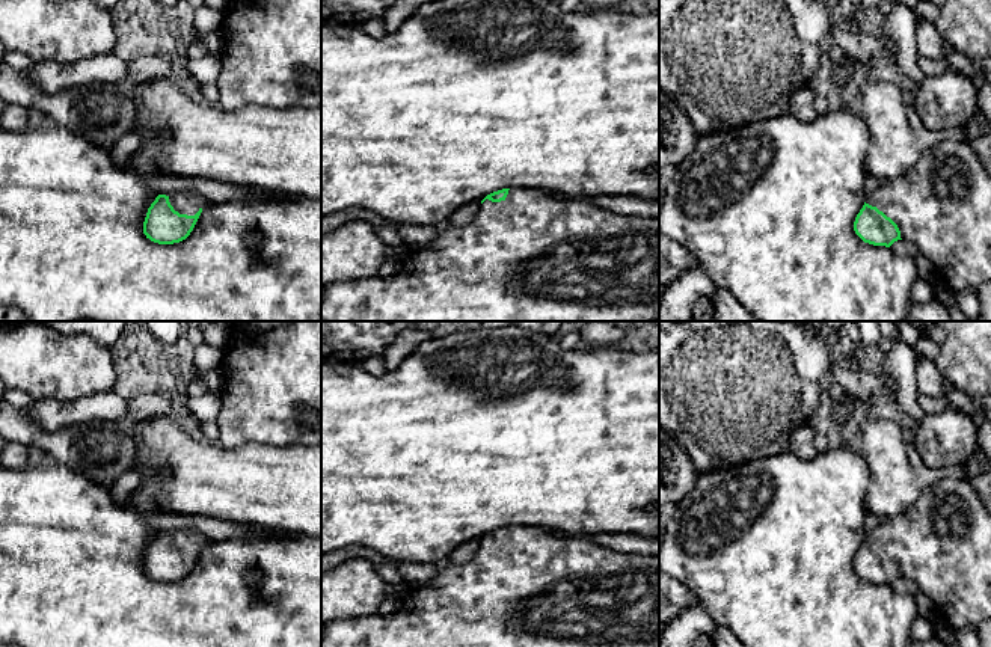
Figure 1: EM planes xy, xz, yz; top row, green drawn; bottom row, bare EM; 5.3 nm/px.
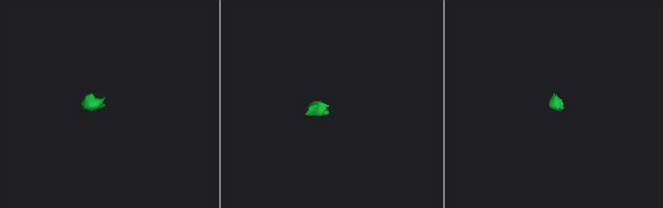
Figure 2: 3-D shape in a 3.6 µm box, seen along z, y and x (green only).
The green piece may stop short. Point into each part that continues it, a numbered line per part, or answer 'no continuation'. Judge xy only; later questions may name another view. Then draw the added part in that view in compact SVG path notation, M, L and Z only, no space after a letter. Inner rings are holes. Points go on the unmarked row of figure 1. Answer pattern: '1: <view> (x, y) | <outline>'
1: xy (186, 540) | M176 529L169 532L169 540L179 552L195 553L208 538L196 529Z

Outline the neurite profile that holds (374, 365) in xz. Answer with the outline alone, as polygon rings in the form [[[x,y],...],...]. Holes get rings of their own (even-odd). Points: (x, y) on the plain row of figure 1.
[[[370,357],[362,362],[362,366],[365,371],[368,371],[373,376],[382,376],[388,371],[382,357]]]

